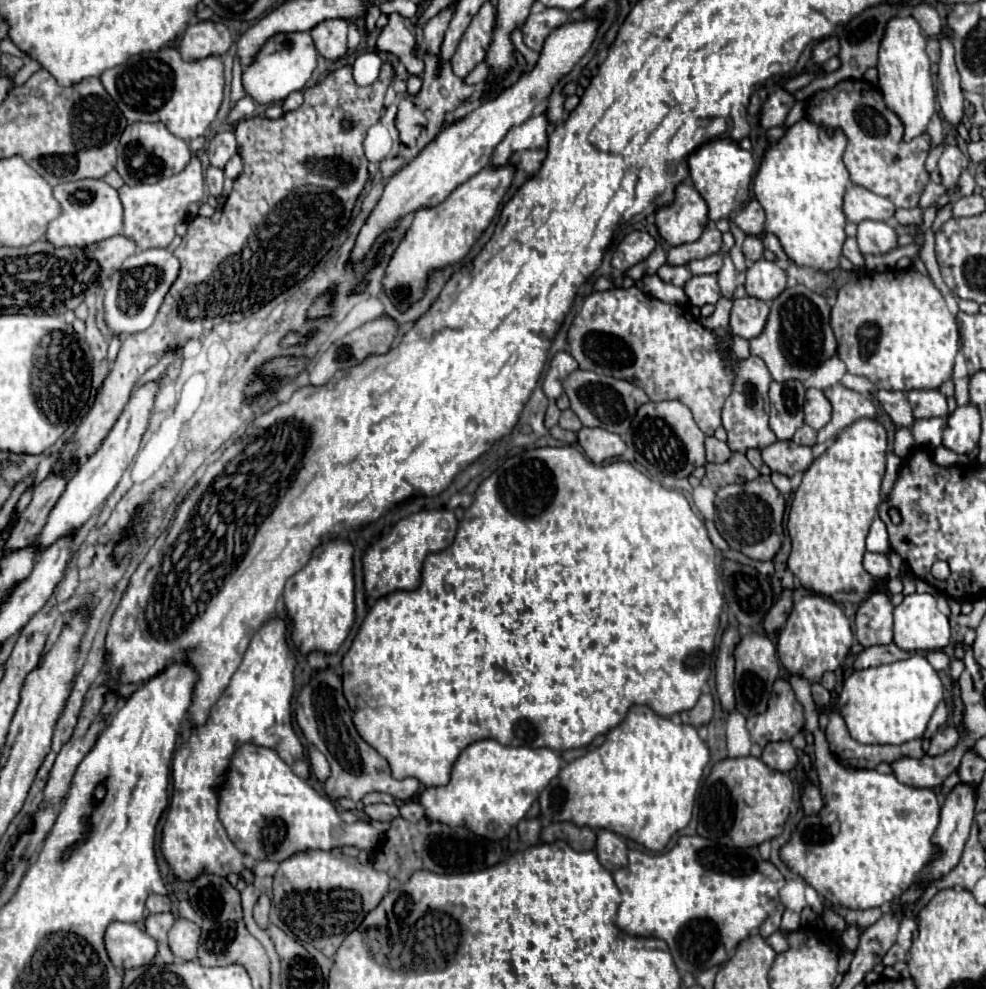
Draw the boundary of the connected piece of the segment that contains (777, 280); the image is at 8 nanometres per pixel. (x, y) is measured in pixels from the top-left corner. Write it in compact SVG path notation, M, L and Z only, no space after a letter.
M761 258L747 270L745 290L753 298L769 302L775 300L785 288L787 288L787 272L775 262Z

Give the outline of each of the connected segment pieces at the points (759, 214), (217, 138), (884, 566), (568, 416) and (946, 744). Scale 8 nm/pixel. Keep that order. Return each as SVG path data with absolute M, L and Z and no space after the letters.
M757 200L747 202L739 214L733 220L745 234L749 236L761 236L763 234L763 224L765 224L765 212Z
M231 130L215 134L209 142L209 152L217 152L217 158L223 158L223 166L225 166L229 162L229 158L233 158L237 154L235 134Z
M865 552L863 568L865 568L873 578L887 578L891 566L889 566L889 558L887 558L887 556L875 554L875 552Z
M563 410L563 412L561 412L559 426L561 426L561 428L565 428L565 430L573 430L573 432L579 432L579 430L583 428L581 420L573 414L573 410Z
M943 726L943 728L939 728L937 734L931 738L931 746L929 746L927 754L929 754L929 756L945 754L945 752L951 750L957 742L959 742L959 734L957 734L955 726Z

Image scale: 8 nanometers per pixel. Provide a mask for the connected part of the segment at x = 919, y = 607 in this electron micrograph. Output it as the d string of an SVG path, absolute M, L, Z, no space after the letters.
M909 594L903 598L893 612L895 620L895 636L893 642L907 652L929 652L929 650L943 650L951 640L951 628L947 616L937 608L937 600L931 594Z

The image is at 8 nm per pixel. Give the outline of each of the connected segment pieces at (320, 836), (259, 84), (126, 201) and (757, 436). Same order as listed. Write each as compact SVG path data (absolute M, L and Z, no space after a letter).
M243 744L231 758L225 784L219 790L219 820L237 850L255 860L273 862L283 862L305 850L341 846L373 850L383 836L369 822L345 824L327 795L315 792L303 778L295 776L275 750L253 744Z
M293 32L293 34L275 34L265 42L255 62L243 72L243 88L249 96L255 98L257 104L281 102L295 90L303 90L307 80L311 78L317 66L317 48L309 32Z
M193 158L189 166L175 174L173 178L163 178L157 184L141 184L141 186L123 186L119 188L119 196L125 208L125 230L123 234L133 238L141 250L147 248L167 248L175 238L175 224L187 218L189 206L197 200L203 200L205 186L201 180L201 162Z
M757 356L741 360L741 362L733 364L733 368L735 368L733 392L723 406L723 428L727 430L727 444L731 450L741 452L741 454L745 454L749 448L763 450L765 446L769 446L777 440L777 436L769 428L769 414L765 412L765 400L763 400L769 392L771 374L769 374L765 362Z

